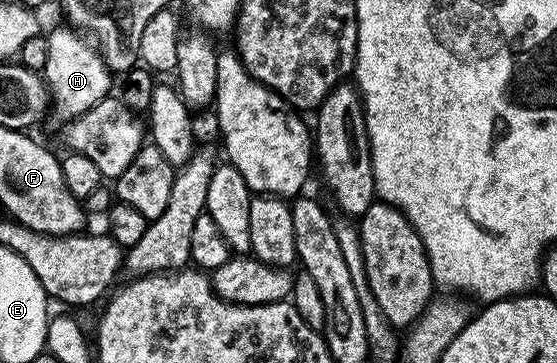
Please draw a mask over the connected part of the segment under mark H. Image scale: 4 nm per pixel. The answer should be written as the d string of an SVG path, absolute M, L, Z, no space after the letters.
M68 29L48 35L47 64L43 71L45 85L49 88L52 117L57 117L61 124L68 124L83 112L95 108L95 104L110 97L115 86L114 75L109 65L101 59L96 45L86 41L76 29Z

